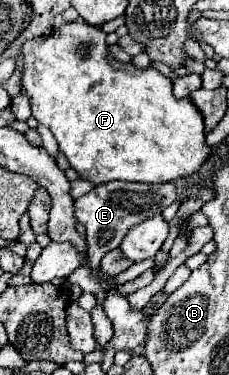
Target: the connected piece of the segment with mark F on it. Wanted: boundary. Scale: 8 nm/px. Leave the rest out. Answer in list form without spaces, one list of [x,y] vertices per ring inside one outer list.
[[[76,21],[74,29],[66,29],[64,25],[58,33],[26,41],[22,53],[22,85],[30,95],[32,115],[52,131],[60,151],[80,179],[92,181],[94,185],[114,179],[150,185],[170,183],[198,173],[212,155],[212,149],[206,145],[204,119],[198,107],[188,97],[176,99],[172,95],[172,81],[156,69],[138,69],[132,63],[115,60],[108,51],[106,33],[100,27]]]

